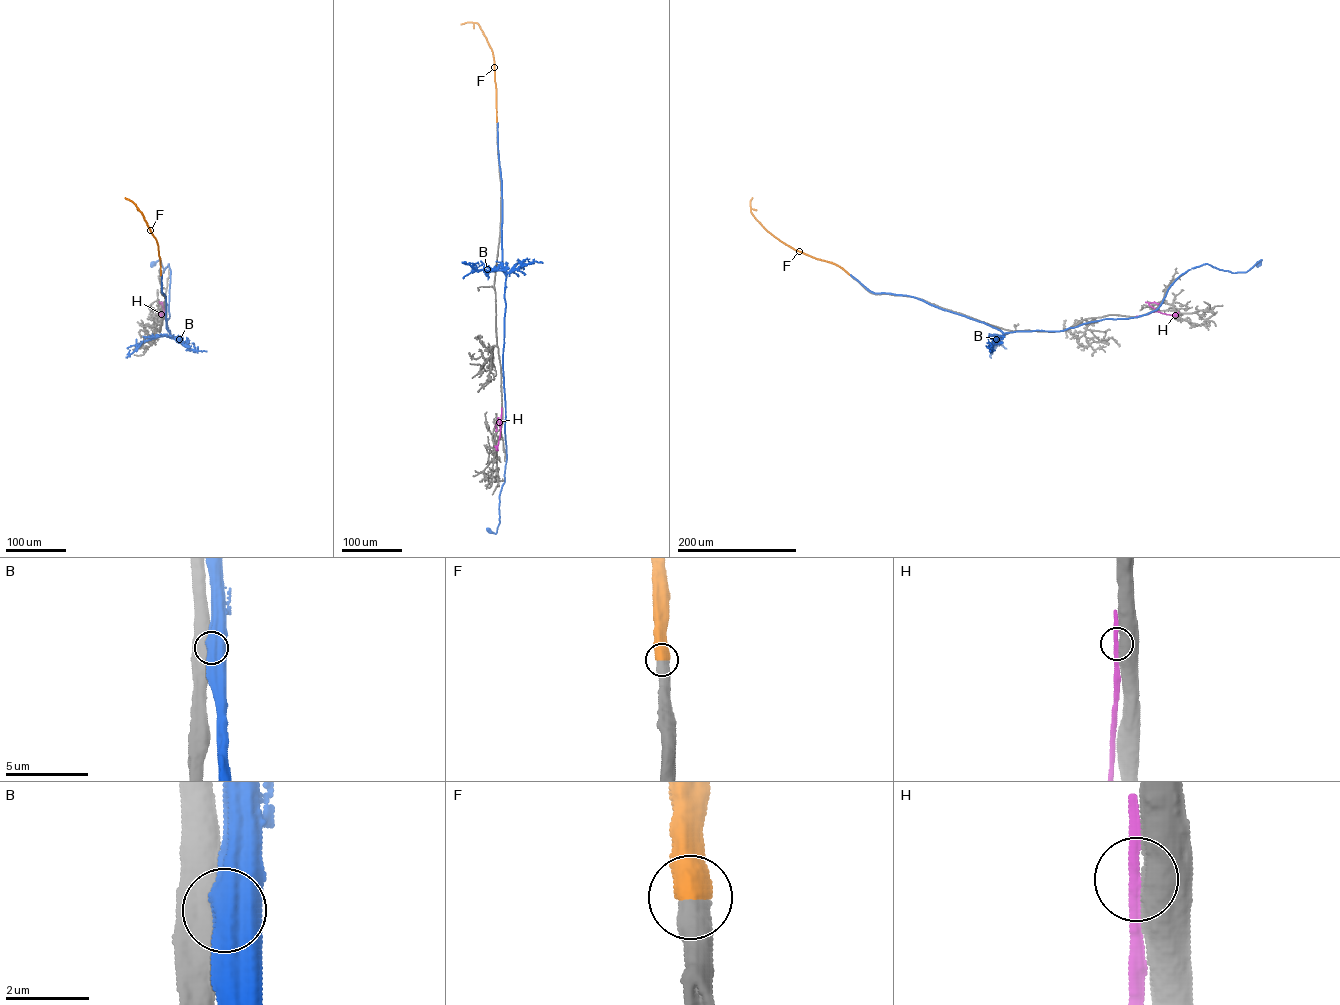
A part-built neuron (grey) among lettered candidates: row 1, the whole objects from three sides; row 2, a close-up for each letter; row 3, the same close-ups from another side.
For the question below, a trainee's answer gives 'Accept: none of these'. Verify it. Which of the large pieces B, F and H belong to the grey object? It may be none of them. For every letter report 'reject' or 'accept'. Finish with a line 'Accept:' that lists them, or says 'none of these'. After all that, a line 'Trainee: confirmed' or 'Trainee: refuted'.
B: reject
F: accept
H: reject
Accept: F
Trainee: refuted

